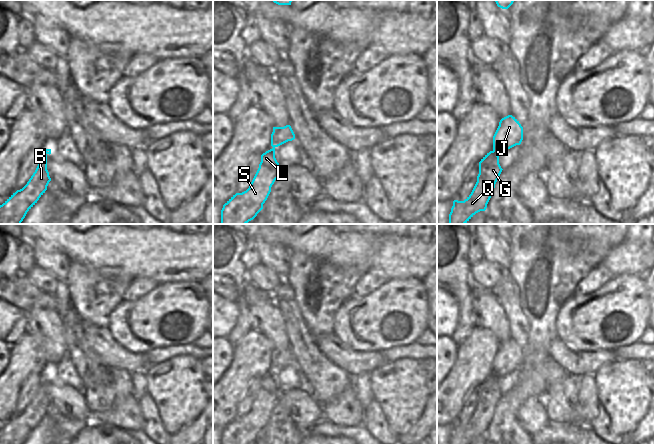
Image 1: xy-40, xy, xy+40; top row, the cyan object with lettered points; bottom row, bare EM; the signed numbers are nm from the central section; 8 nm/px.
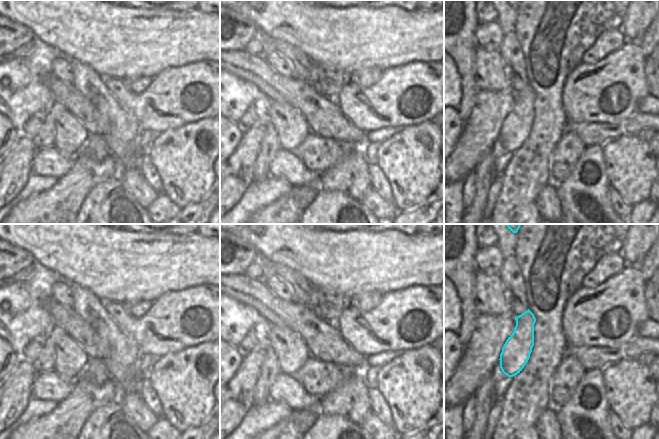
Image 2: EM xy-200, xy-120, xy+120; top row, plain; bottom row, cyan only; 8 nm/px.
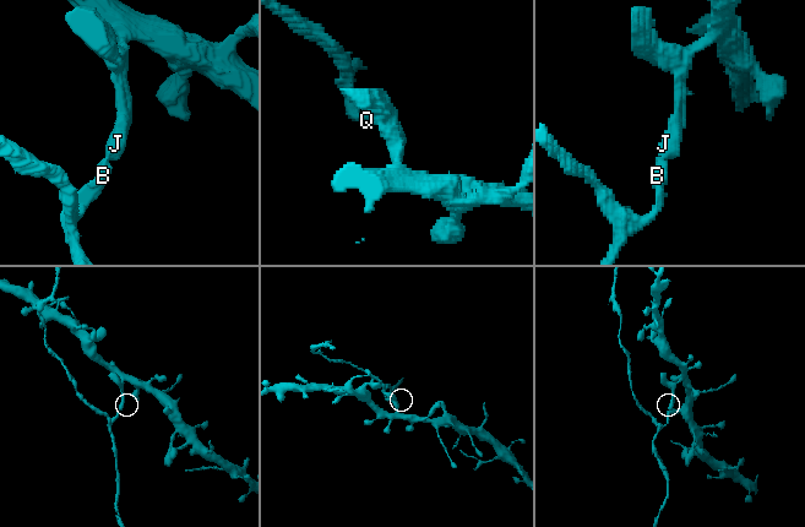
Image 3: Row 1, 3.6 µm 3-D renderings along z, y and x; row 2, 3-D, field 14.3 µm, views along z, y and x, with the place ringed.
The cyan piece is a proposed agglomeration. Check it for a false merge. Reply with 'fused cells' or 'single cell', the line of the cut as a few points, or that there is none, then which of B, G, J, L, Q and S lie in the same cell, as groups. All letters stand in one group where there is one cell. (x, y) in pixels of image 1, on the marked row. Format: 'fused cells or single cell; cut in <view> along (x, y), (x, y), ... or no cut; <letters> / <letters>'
fused cells; cut in xy+40 along (493, 150), (497, 154); B G L Q S / J

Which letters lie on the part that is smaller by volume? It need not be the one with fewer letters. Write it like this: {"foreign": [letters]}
{"foreign": ["B", "G", "L", "Q", "S"]}

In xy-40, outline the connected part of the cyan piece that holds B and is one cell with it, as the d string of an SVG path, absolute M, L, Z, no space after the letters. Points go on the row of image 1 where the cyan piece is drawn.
M45 149L45 153L27 184L0 205L0 224L21 224L27 212L45 193L51 181L47 170L48 154L51 154L51 149Z

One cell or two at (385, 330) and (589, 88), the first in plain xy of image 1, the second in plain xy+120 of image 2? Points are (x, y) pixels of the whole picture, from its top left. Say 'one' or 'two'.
one

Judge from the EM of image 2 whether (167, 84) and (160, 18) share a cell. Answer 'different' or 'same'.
different

